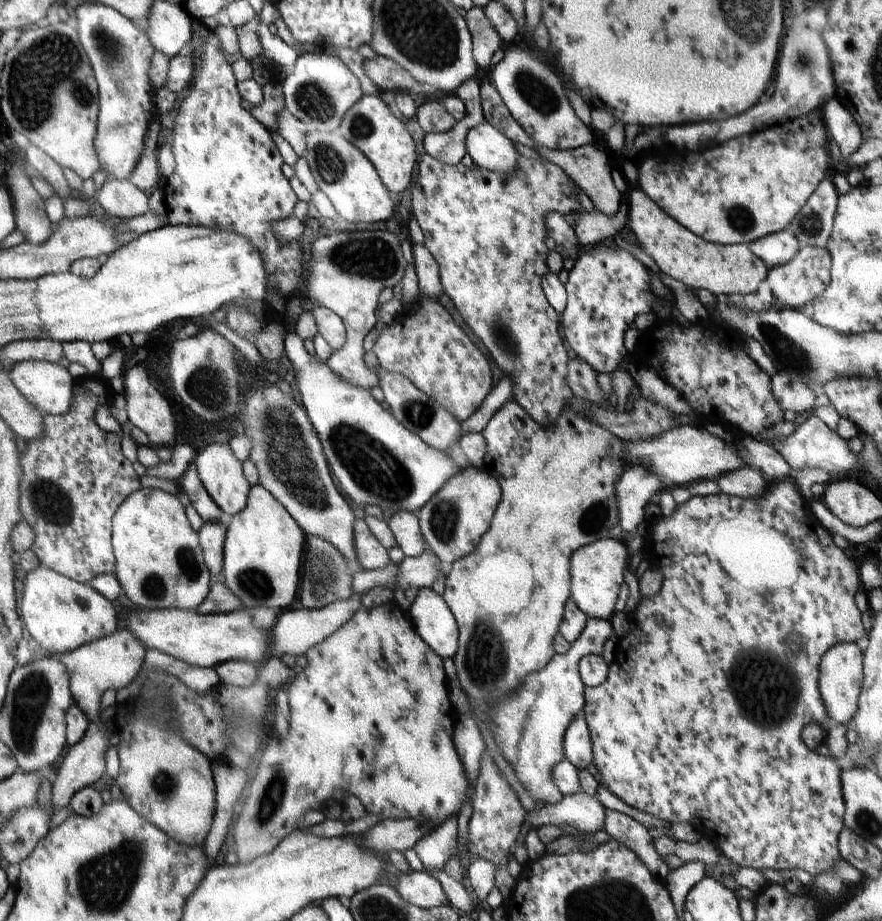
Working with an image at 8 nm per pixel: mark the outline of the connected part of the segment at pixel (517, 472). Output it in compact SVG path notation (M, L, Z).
M513 398L506 401L492 415L487 427L481 433L487 442L482 469L488 471L498 481L502 491L501 499L492 517L488 532L482 536L478 546L475 546L474 552L464 558L455 560L447 567L448 571L444 578L445 591L442 596L450 612L454 615L459 628L458 650L452 659L457 670L460 687L475 706L483 708L492 701L497 701L500 697L513 693L529 672L542 670L553 657L555 653L553 640L559 633L559 624L562 622L566 601L571 598L570 557L573 552L584 545L589 545L600 539L610 538L610 530L619 525L619 508L615 486L626 470L627 464L624 457L627 456L627 446L620 437L566 406L560 411L555 423L543 427L536 423Z

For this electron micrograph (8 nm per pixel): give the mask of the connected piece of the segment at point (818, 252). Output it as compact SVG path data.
M803 246L789 263L768 270L765 279L772 290L776 306L794 309L818 298L831 281L832 265L831 254L826 247Z

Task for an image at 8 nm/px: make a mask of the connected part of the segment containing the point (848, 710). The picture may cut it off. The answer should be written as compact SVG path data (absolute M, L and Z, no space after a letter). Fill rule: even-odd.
M838 643L822 656L819 666L818 688L833 724L851 725L858 712L858 699L863 681L863 652L856 643Z

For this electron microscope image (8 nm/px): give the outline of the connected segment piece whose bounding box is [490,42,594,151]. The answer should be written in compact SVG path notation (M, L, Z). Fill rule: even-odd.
M515 42L504 46L504 57L492 70L492 86L522 130L547 149L563 151L592 144L594 127L586 126L568 102L556 74Z

